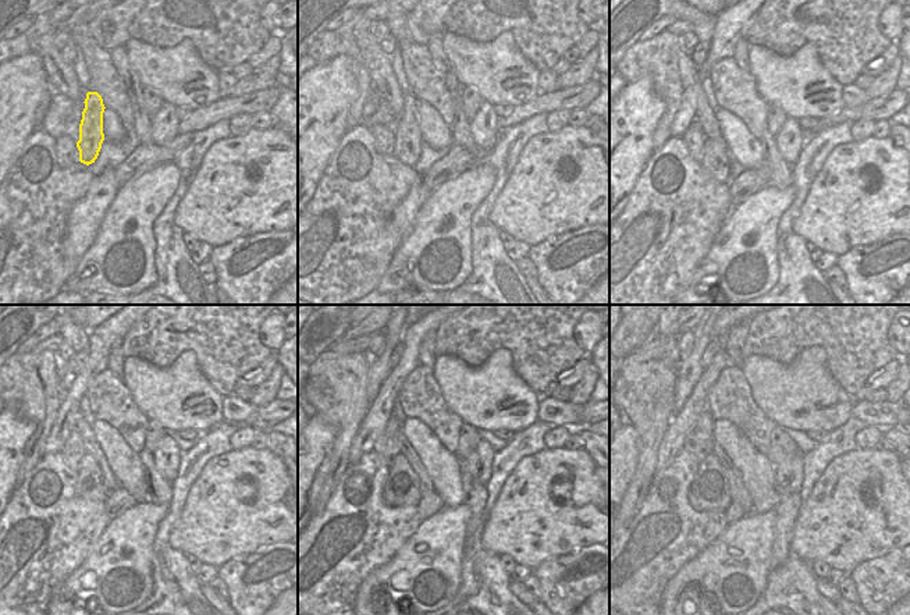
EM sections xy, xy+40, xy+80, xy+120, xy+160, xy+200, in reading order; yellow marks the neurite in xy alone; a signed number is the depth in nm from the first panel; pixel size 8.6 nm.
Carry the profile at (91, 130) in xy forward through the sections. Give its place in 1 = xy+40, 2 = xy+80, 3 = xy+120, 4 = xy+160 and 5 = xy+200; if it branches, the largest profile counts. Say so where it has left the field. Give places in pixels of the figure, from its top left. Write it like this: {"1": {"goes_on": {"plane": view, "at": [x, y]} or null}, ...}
{"1": {"goes_on": {"plane": "xy+40", "at": [405, 135]}}, "2": {"goes_on": {"plane": "xy+80", "at": [715, 163]}}, "3": {"goes_on": {"plane": "xy+120", "at": [89, 484]}}, "4": {"goes_on": {"plane": "xy+160", "at": [401, 489]}}, "5": {"goes_on": {"plane": "xy+200", "at": [711, 491]}}}

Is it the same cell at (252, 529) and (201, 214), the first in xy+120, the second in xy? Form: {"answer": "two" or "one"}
{"answer": "one"}

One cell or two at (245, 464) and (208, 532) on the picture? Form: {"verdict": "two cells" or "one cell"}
{"verdict": "one cell"}

